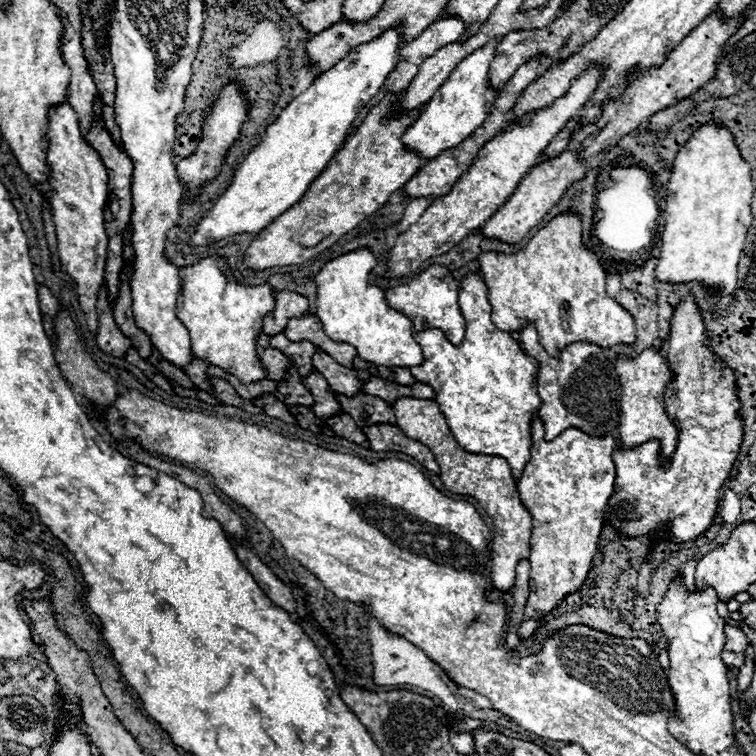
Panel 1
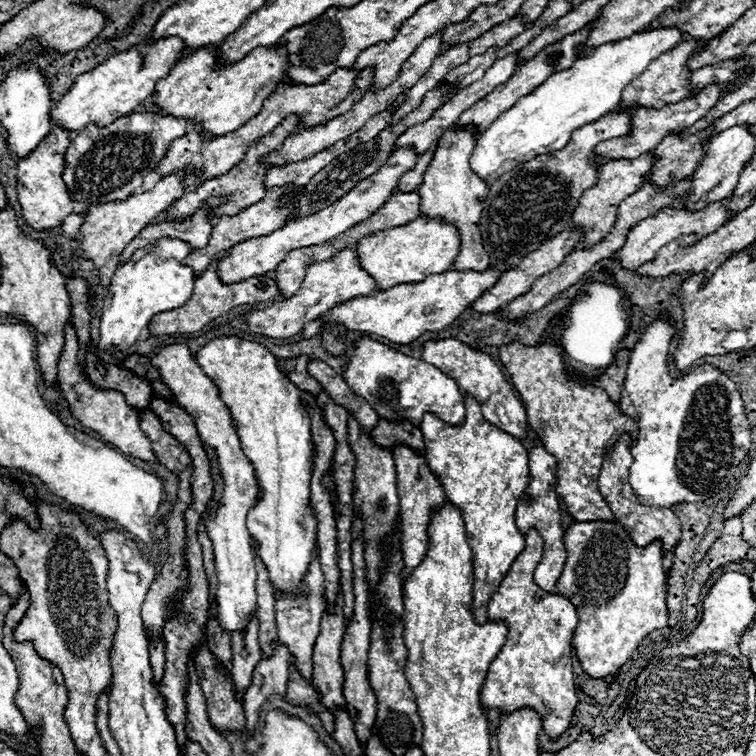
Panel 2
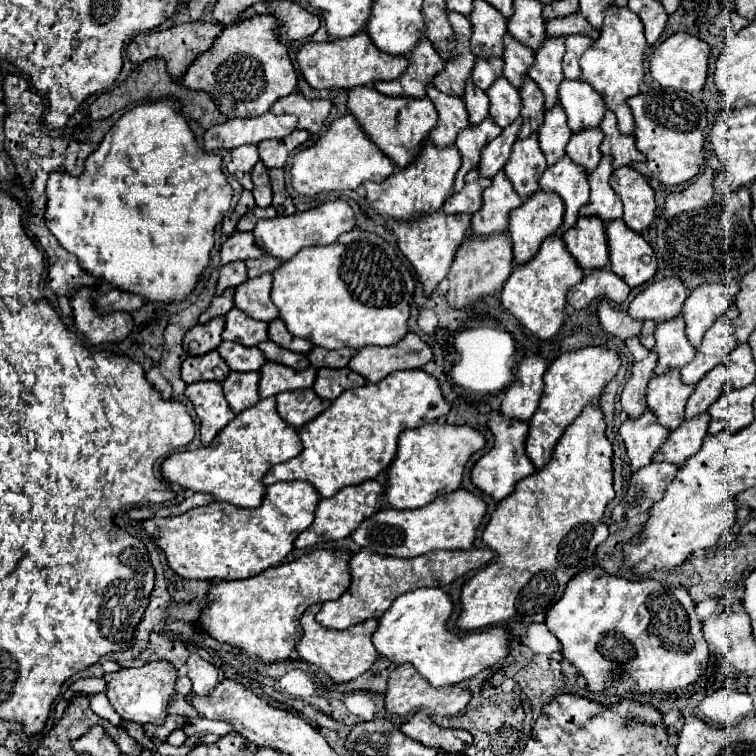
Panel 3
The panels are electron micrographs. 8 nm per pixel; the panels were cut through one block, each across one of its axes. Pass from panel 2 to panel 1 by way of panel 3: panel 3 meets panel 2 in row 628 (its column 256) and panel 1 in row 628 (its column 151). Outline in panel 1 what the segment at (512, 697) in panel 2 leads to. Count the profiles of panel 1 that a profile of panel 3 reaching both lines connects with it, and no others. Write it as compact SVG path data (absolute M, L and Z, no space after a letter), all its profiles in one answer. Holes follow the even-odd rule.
M538 414L530 422L532 446L530 460L518 480L518 490L524 506L532 514L530 538L530 596L520 622L520 638L530 638L538 620L554 610L562 598L582 588L596 542L604 524L606 504L614 492L614 462L612 452L616 442L612 436L588 436L578 428L566 428L558 438L546 442L544 426Z

